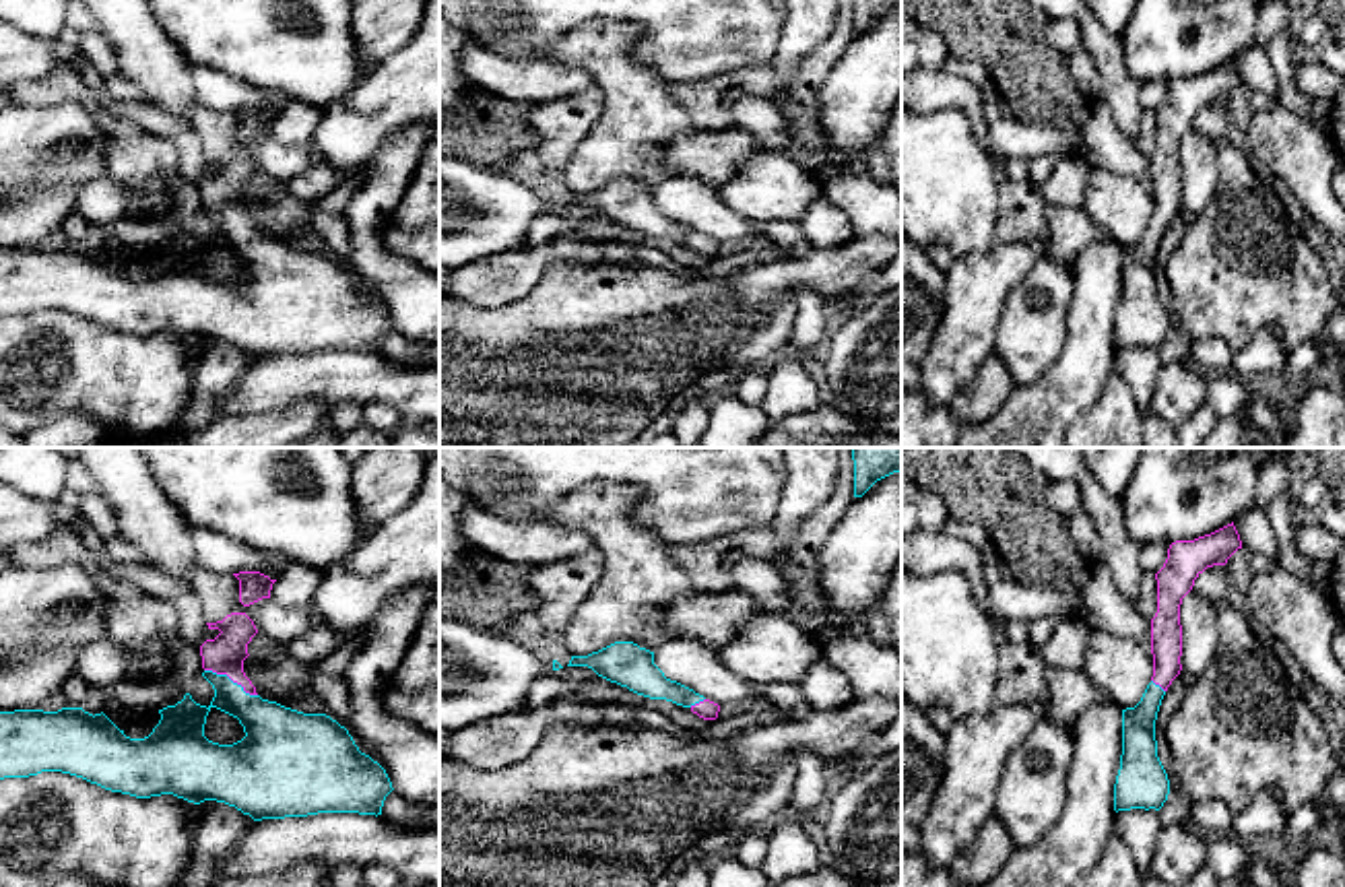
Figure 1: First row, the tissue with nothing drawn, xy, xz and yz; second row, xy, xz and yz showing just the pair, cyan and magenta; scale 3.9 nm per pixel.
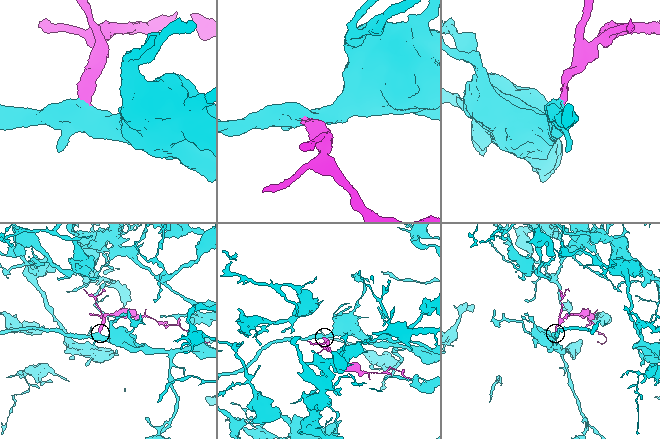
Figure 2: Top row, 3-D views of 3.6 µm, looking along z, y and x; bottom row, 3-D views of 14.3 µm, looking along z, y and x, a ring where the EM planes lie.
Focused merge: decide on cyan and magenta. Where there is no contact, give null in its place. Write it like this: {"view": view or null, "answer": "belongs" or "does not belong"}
{"view": "xy", "answer": "belongs"}

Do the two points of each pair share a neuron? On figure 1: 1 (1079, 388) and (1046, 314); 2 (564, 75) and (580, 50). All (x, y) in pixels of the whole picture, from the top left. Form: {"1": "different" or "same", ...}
{"1": "different", "2": "different"}

